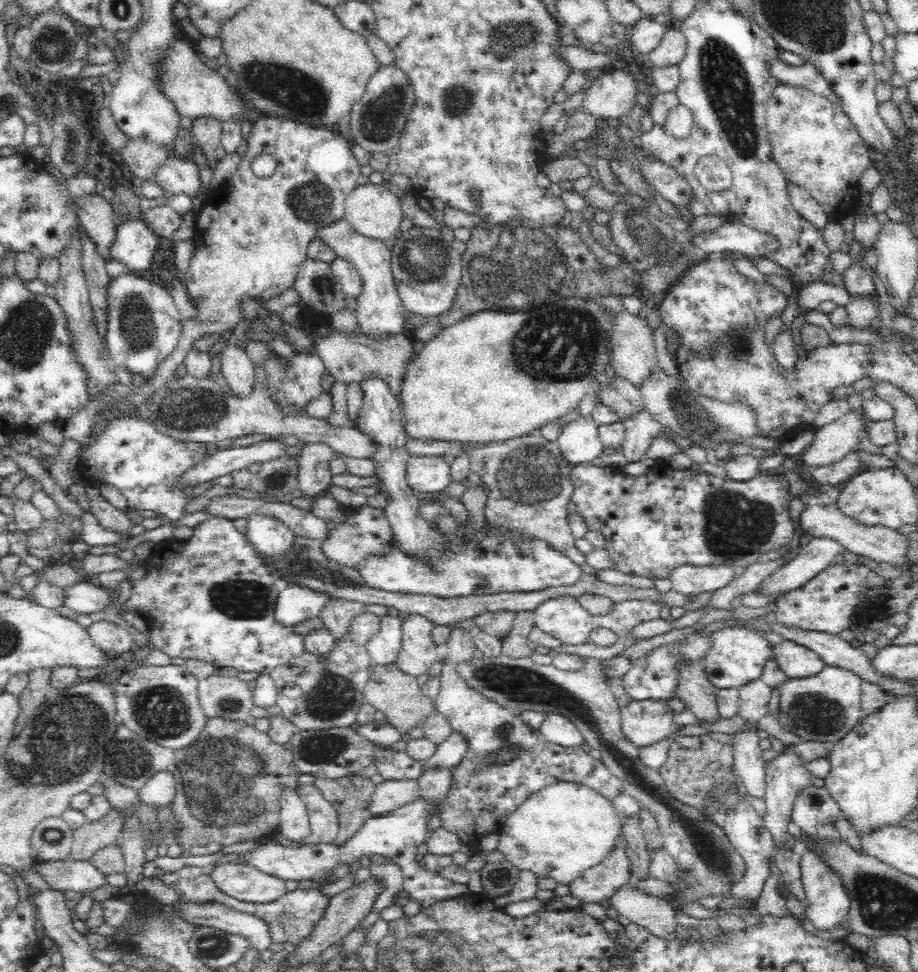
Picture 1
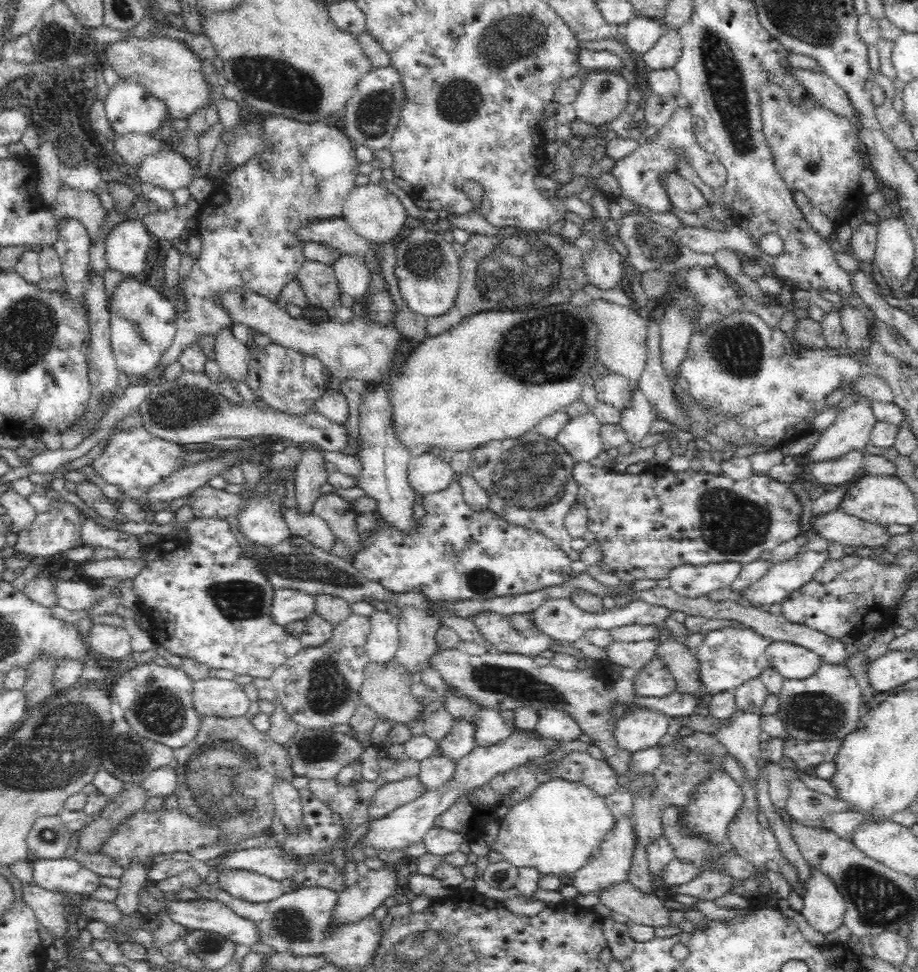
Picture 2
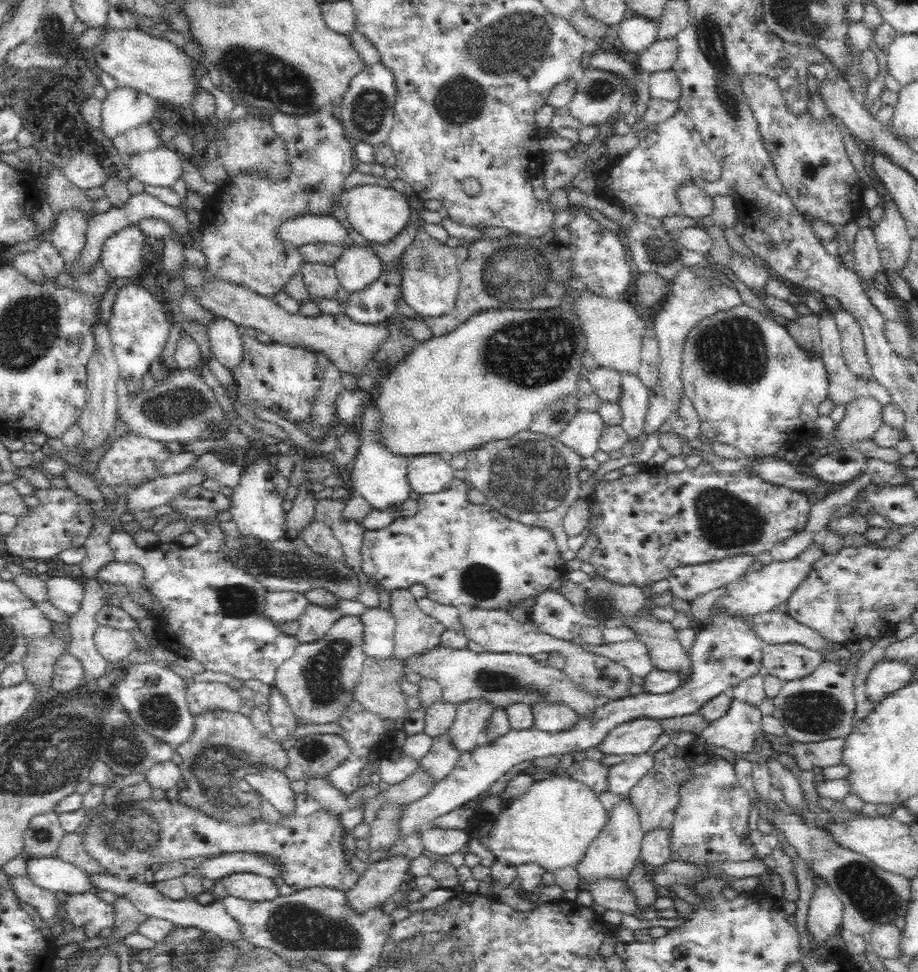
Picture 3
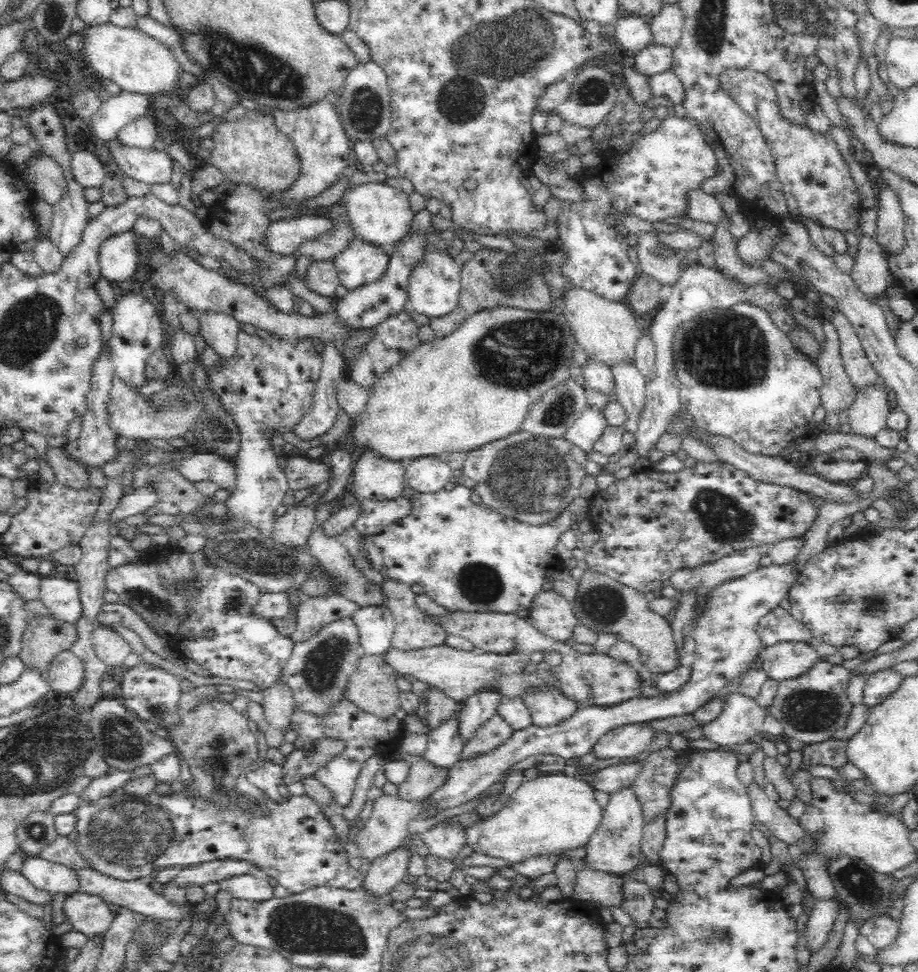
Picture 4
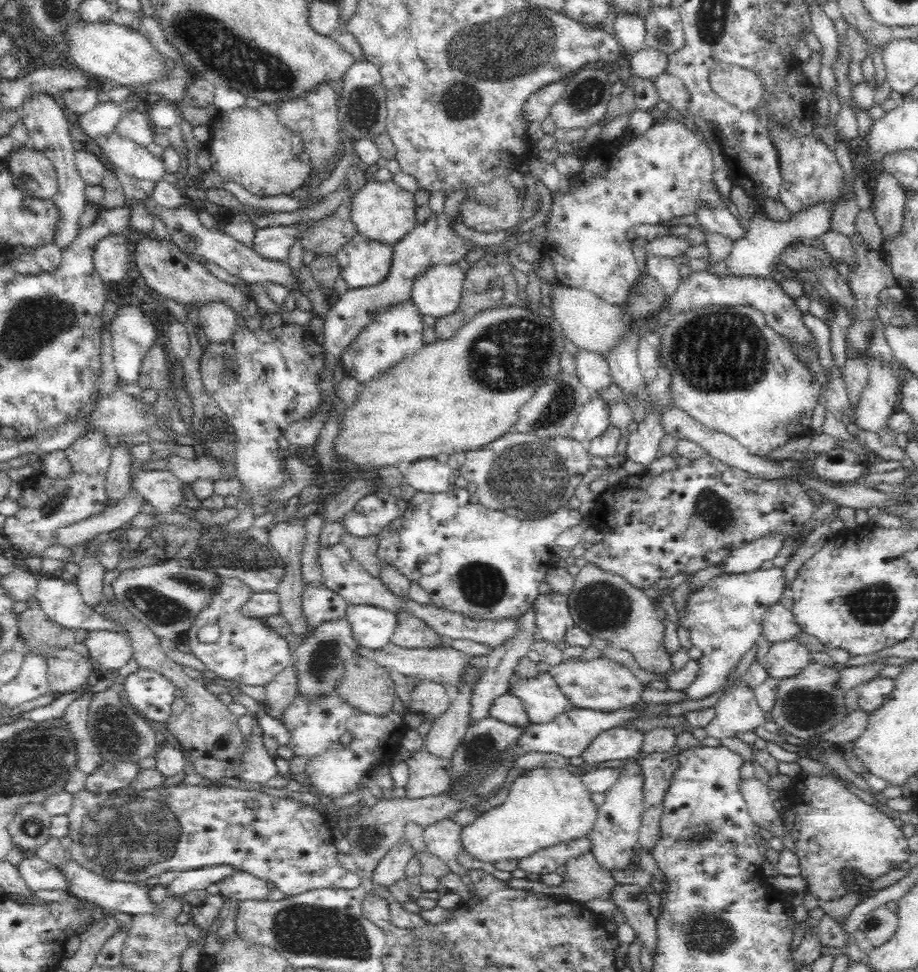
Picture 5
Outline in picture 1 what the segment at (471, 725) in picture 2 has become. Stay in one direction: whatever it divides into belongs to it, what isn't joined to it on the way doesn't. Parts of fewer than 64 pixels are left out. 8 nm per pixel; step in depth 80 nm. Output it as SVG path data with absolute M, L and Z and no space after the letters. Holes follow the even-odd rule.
M453 729L450 736L437 744L435 753L423 762L423 767L433 767L434 765L454 767L460 764L470 748L468 737L464 731Z

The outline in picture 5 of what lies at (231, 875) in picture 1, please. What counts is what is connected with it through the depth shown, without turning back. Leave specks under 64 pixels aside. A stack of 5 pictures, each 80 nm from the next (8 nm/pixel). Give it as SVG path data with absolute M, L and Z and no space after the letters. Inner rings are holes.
M246 872L232 874L222 878L218 883L220 893L232 901L266 900L270 894L268 884L256 876Z

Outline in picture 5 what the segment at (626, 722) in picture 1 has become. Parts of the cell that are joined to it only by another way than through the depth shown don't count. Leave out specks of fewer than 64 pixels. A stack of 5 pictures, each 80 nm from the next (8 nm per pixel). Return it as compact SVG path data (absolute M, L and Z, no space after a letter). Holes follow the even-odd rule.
M616 726L595 736L579 756L586 766L594 766L634 756L642 746L643 733L634 728Z

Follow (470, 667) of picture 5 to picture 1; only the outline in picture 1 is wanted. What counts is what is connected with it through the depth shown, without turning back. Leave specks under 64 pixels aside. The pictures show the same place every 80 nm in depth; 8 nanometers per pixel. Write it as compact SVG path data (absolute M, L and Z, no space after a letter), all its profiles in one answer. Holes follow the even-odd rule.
M438 766L423 767L417 778L420 787L420 796L424 799L436 799L438 803L444 802L444 797L452 784L454 767Z

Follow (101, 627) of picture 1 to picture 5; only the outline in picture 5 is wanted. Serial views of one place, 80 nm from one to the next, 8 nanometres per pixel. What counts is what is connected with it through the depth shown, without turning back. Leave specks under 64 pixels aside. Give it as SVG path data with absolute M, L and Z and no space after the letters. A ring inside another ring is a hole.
M112 630L90 631L84 642L90 659L102 673L121 669L133 656L133 648L128 639Z

